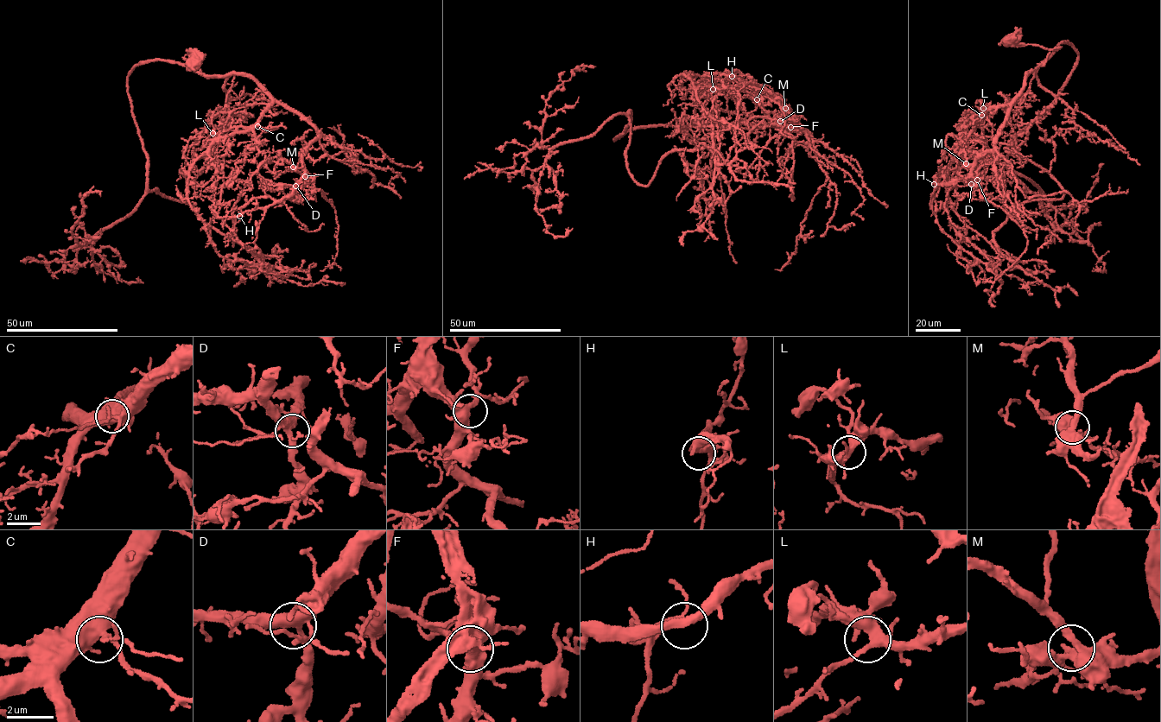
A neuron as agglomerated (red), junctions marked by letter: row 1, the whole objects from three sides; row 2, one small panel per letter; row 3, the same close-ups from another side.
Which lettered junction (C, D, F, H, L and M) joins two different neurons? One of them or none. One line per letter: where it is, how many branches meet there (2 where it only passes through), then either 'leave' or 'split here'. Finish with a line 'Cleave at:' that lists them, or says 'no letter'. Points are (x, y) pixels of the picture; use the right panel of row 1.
C: (981, 115) | 4 | split here
D: (971, 184) | 4 | leave
F: (977, 180) | 4 | leave
H: (934, 184) | 4 | leave
L: (983, 108) | 4 | leave
M: (966, 163) | 4 | leave
Cleave at: C

